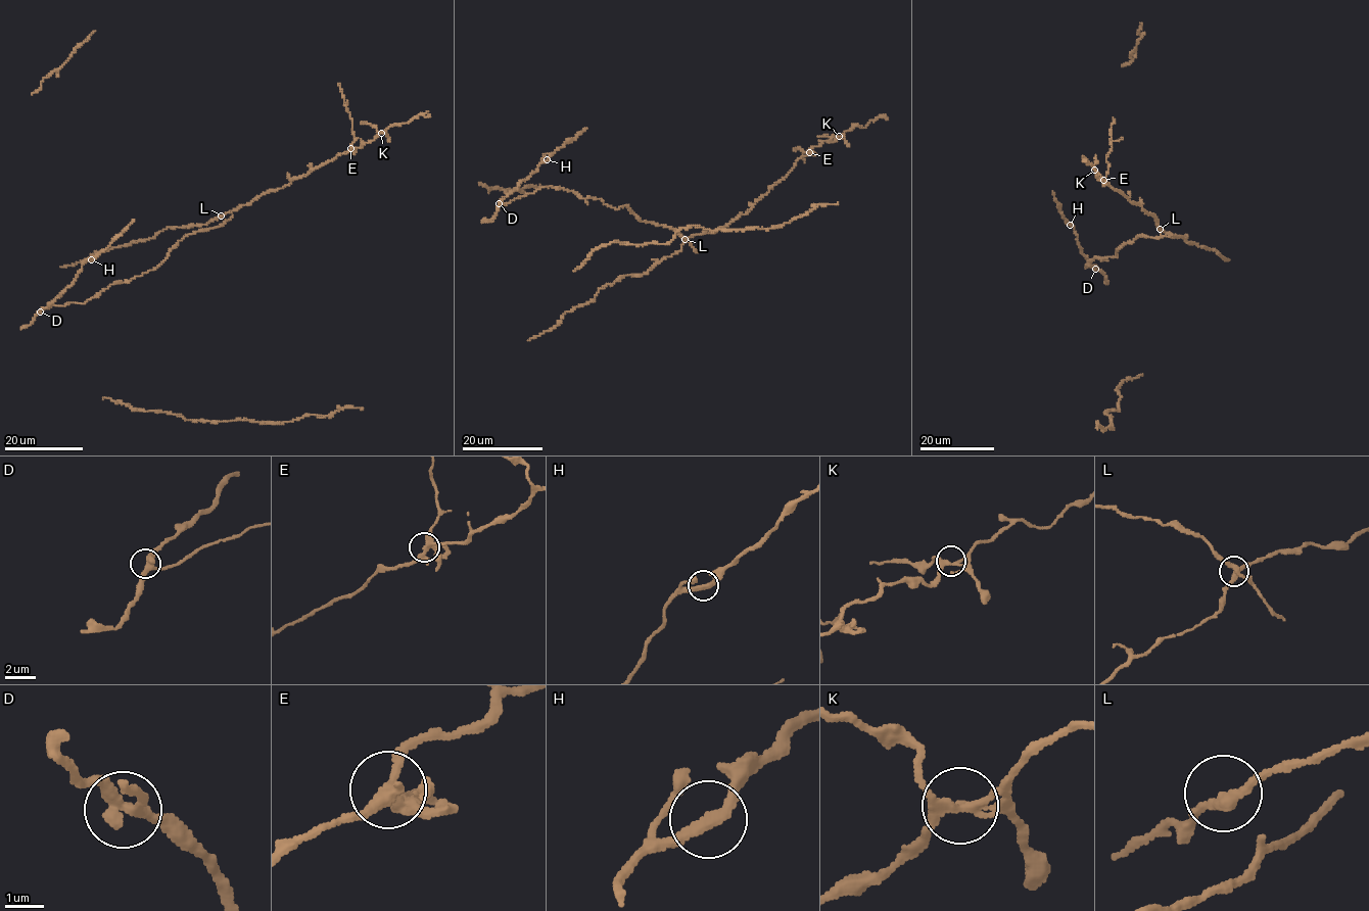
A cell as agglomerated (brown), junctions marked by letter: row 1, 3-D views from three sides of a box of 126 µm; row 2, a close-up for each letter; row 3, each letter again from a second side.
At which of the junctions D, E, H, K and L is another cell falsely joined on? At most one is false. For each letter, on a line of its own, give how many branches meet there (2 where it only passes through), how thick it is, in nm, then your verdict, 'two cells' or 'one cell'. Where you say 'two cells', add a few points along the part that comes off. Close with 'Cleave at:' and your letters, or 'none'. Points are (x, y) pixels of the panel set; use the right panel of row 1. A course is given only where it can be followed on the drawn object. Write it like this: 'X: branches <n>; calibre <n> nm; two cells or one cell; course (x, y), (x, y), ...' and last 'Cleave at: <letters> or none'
D: branches 3; calibre 280 nm; one cell
E: branches 4; calibre 280 nm; two cells; course (1103, 179), (1108, 163), (1105, 159), (1112, 147), (1113, 116)
H: branches 2; calibre 280 nm; one cell
K: branches 3; calibre 200 nm; one cell
L: branches 3; calibre 240 nm; one cell
Cleave at: E

